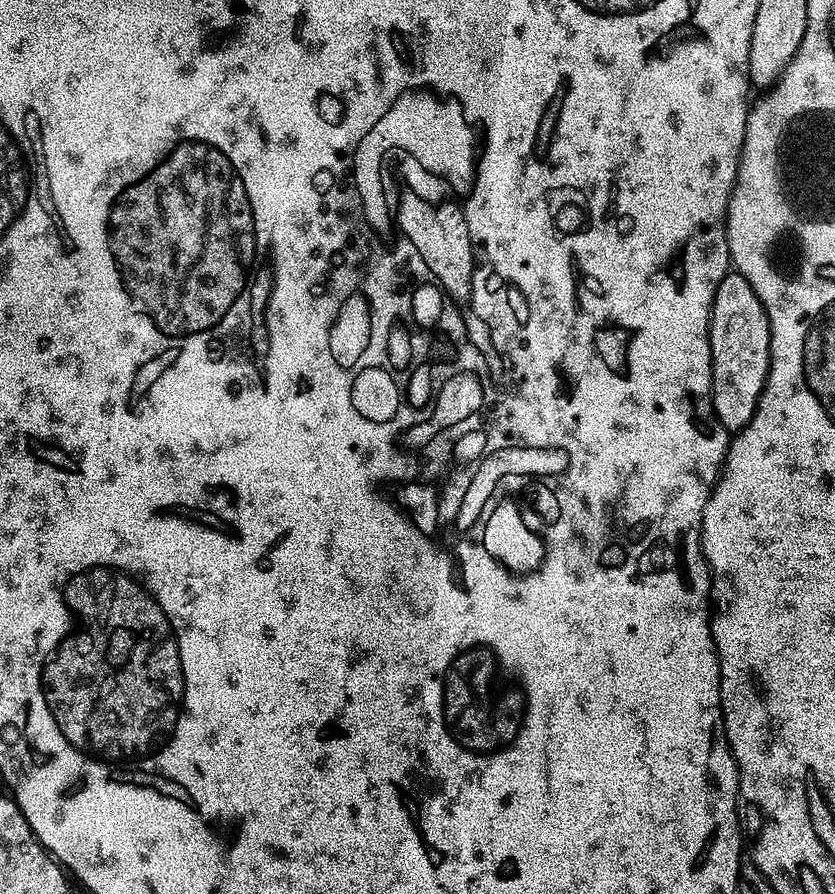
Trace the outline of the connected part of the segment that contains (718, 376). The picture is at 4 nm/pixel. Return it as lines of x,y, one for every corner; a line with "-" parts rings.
735,270
729,271
725,280
718,286
712,317
708,327
710,350
712,351
712,410
714,418
730,434
746,430
758,410
759,393
768,385
768,375
772,365
772,327
766,314
766,306
758,298
754,286
742,278

